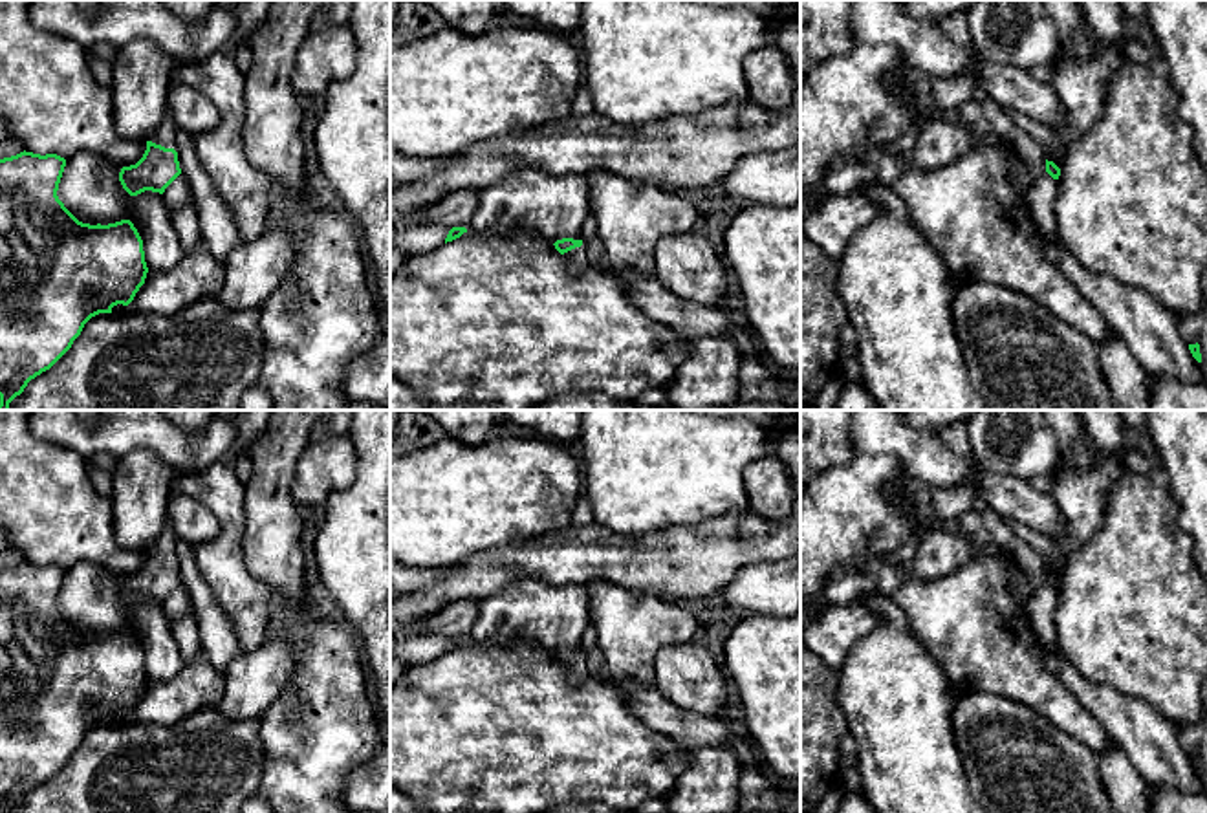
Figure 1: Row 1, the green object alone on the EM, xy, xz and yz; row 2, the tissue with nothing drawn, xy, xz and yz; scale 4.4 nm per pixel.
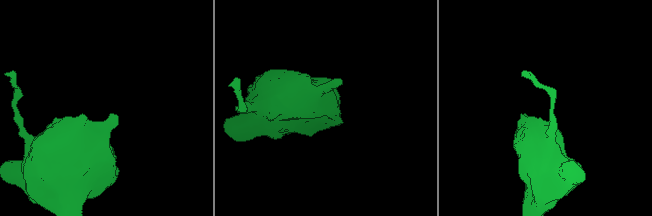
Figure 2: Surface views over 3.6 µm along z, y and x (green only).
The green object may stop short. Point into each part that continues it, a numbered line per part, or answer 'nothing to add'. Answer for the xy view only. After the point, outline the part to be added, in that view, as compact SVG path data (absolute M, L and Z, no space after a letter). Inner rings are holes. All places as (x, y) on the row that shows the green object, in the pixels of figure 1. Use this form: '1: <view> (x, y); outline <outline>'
1: xy (165, 134); outline M169 112L148 141L161 145L165 148L176 148L176 128L178 126Z

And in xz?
1: xz (577, 262); outline M582 245L564 253L562 258L573 275L582 275L592 267Z

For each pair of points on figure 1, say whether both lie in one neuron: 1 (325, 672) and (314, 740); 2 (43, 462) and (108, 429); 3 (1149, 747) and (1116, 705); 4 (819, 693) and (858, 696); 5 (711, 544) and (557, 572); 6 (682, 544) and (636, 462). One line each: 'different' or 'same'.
1: same
2: different
3: same
4: different
5: same
6: different

